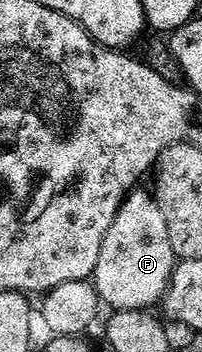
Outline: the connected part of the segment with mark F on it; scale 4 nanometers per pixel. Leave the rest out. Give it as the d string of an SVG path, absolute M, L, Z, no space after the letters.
M133 190L120 206L118 217L106 235L94 276L96 292L116 313L152 309L159 299L161 302L167 296L178 266L166 217L153 196L140 190Z

